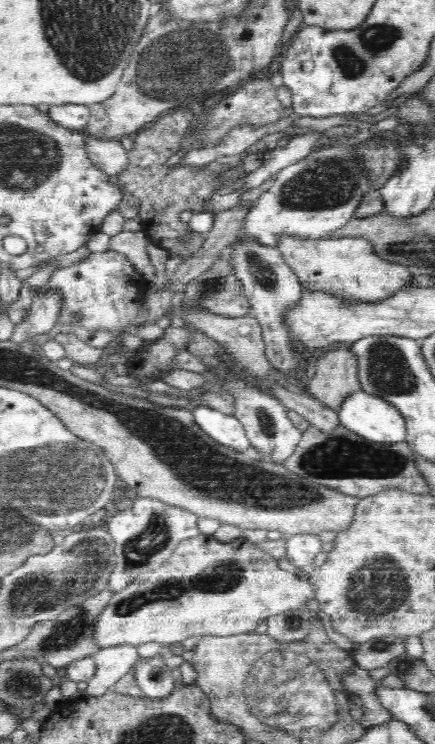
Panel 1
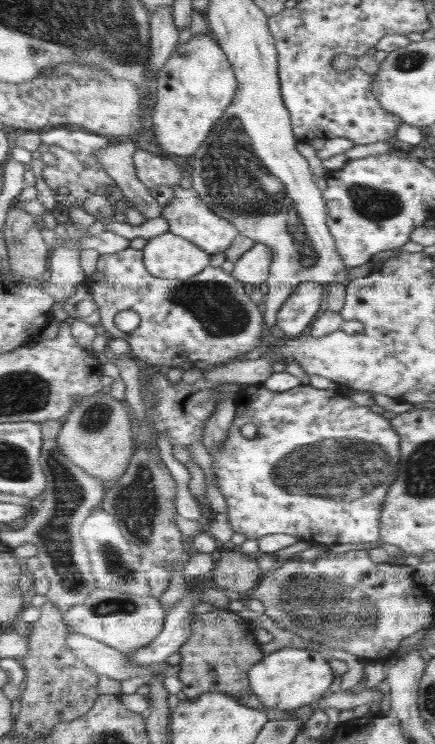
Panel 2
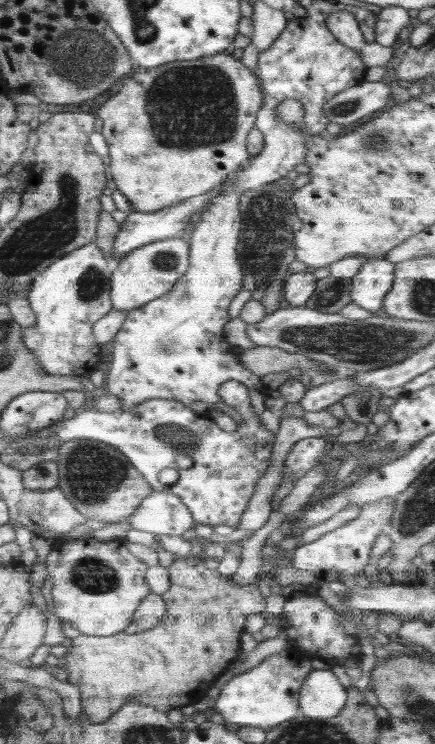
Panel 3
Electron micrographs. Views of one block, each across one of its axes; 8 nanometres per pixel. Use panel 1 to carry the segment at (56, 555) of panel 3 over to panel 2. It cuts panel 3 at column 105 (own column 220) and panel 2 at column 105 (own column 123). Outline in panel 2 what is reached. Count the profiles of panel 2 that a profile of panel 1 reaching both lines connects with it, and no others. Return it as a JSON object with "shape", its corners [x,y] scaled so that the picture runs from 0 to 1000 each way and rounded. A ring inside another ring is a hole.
{"shape":[[[223,789],[189,812],[166,813],[145,825],[145,836],[177,852],[214,858],[274,876],[299,879],[349,864],[372,848],[384,823],[359,804],[290,798]]]}

